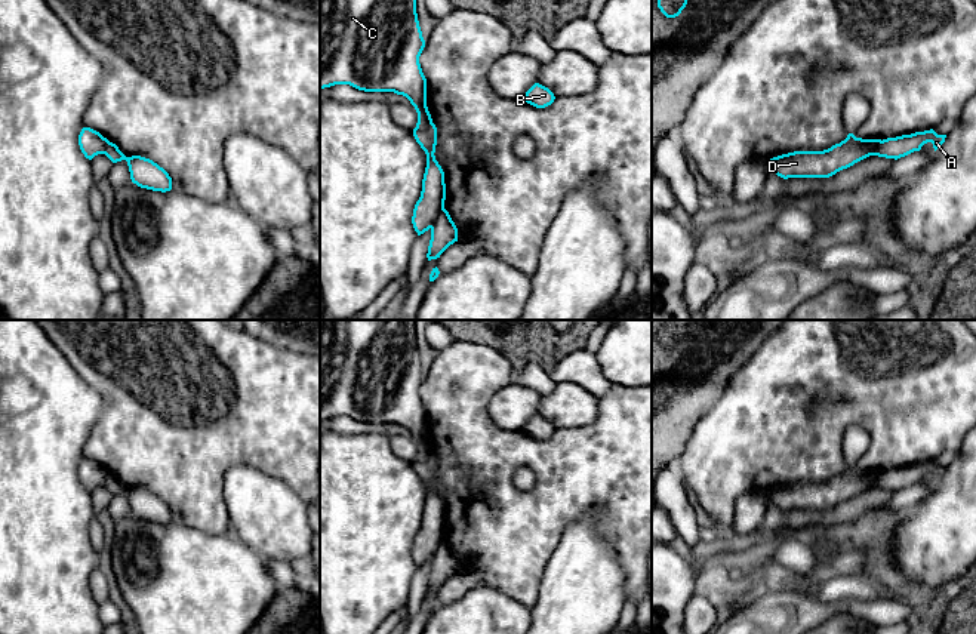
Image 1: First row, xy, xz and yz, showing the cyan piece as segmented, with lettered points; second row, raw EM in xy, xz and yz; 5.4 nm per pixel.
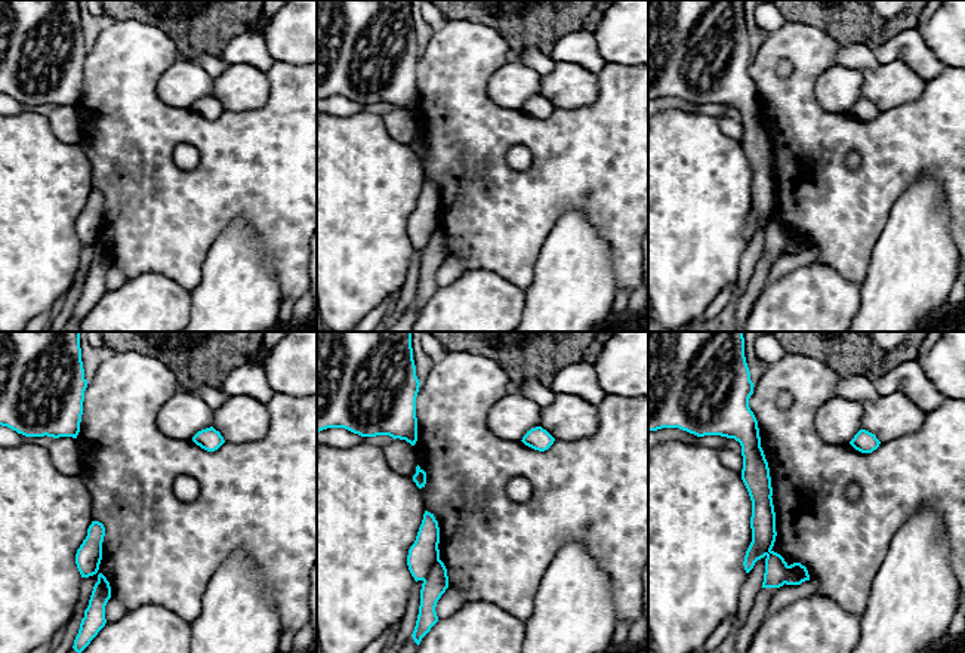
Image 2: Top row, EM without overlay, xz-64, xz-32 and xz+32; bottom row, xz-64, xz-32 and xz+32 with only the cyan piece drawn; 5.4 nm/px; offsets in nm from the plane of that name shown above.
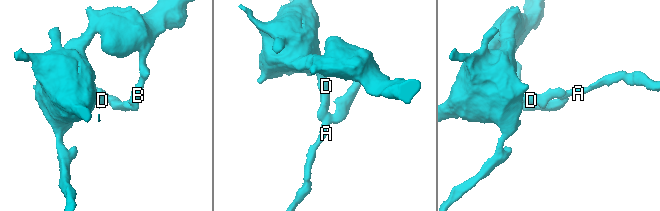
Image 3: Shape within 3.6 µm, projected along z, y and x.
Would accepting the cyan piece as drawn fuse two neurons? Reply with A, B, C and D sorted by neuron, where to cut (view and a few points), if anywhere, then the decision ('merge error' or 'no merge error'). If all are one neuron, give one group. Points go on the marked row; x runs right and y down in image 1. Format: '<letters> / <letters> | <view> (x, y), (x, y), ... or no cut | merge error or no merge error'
A / B C D | xz (443, 208), (431, 228) | merge error

